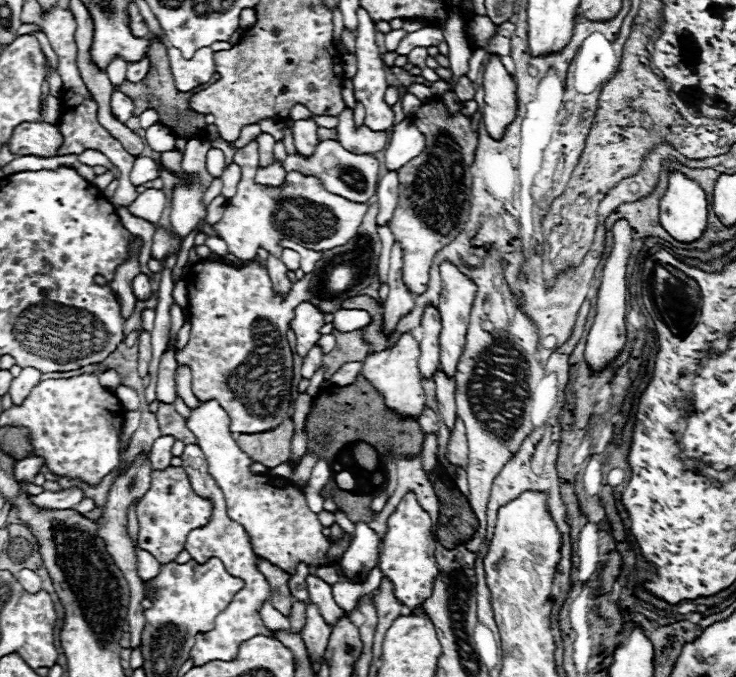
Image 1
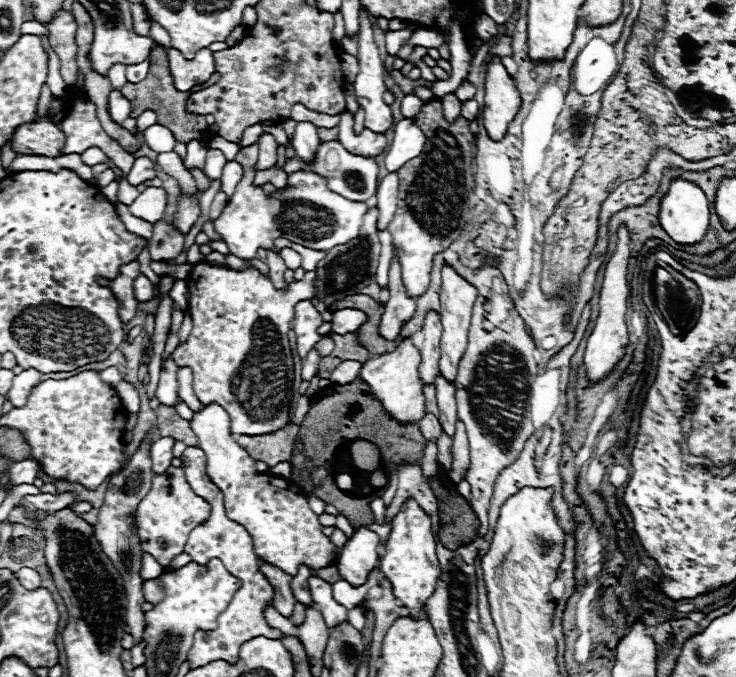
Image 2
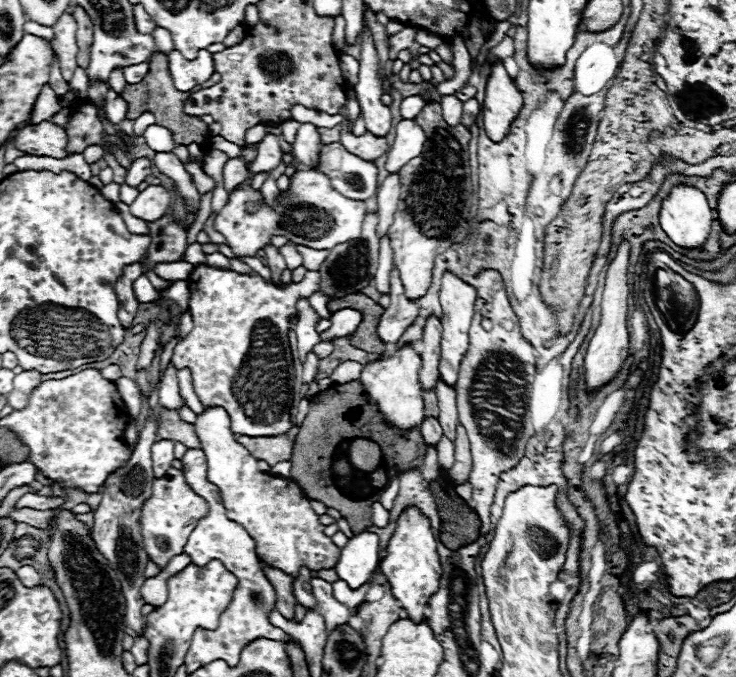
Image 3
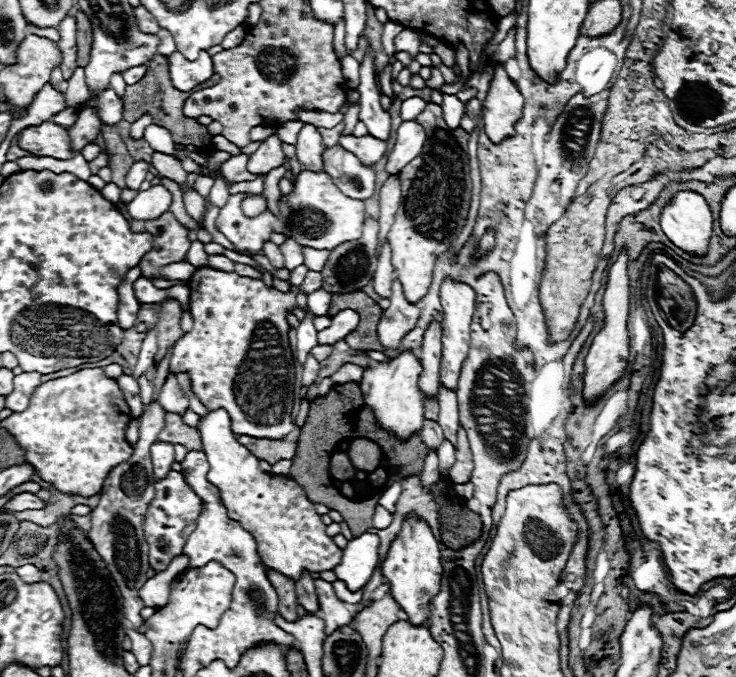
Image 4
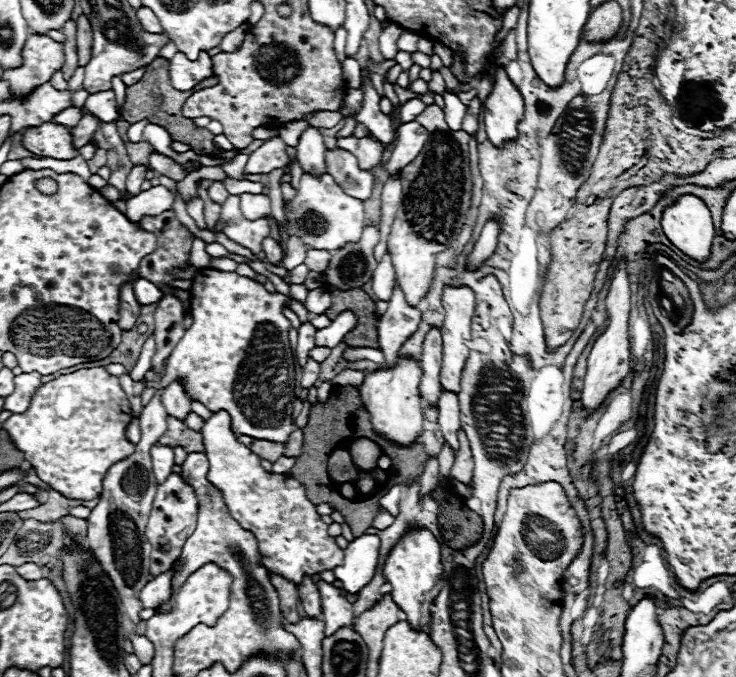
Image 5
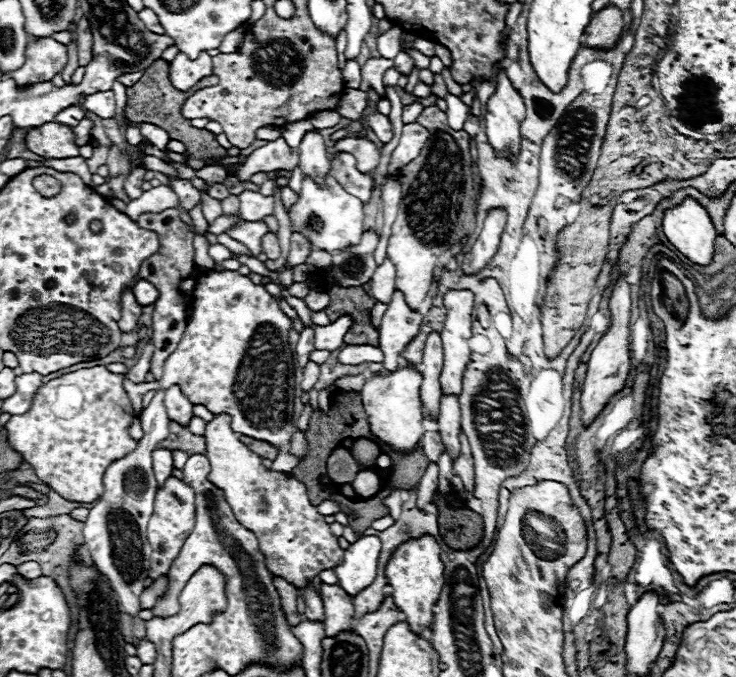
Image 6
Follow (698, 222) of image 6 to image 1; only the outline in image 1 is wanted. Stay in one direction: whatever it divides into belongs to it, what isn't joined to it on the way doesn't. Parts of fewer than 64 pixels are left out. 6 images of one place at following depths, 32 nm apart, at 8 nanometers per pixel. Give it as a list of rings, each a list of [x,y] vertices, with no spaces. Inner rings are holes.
[[[670,172],[668,188],[660,198],[660,224],[680,242],[694,242],[702,236],[708,218],[708,200],[700,184],[682,172]]]

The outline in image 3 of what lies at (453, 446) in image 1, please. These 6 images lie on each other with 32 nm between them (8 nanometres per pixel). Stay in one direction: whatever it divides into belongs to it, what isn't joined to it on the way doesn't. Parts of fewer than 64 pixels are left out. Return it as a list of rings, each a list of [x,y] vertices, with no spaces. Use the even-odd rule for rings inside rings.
[[[458,424],[454,440],[454,466],[448,470],[448,476],[454,480],[454,484],[462,484],[468,480],[470,470],[472,470],[472,456],[470,456],[468,436],[464,426]]]

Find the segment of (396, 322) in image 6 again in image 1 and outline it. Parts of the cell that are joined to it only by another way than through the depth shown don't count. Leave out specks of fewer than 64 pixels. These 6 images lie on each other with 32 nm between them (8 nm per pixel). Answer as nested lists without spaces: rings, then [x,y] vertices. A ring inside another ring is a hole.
[[[400,242],[392,244],[392,258],[390,258],[390,270],[388,270],[388,298],[382,302],[384,308],[384,334],[390,334],[396,326],[396,322],[408,314],[414,306],[414,294],[406,288],[402,280],[402,246]]]

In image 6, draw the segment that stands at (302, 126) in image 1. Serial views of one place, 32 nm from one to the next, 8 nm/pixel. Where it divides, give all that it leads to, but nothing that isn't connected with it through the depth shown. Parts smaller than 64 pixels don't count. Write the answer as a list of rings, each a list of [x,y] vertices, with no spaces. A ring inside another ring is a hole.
[[[310,130],[304,134],[298,152],[300,152],[300,164],[298,164],[300,170],[306,176],[314,178],[318,184],[322,184],[324,176],[330,170],[330,162],[328,162],[328,148],[318,130]]]

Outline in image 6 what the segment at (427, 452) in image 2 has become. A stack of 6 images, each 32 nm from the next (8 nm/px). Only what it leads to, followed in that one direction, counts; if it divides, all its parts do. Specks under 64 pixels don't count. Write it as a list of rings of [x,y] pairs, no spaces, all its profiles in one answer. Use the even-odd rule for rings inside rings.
[[[430,462],[424,476],[420,478],[420,484],[418,484],[418,504],[420,504],[420,508],[424,508],[426,502],[432,502],[436,490],[438,490],[438,464]]]

